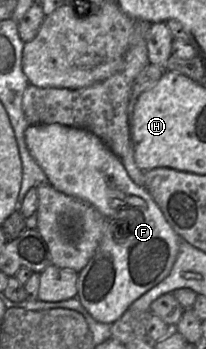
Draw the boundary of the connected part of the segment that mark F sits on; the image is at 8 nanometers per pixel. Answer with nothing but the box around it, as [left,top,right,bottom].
[25,124,181,324]

